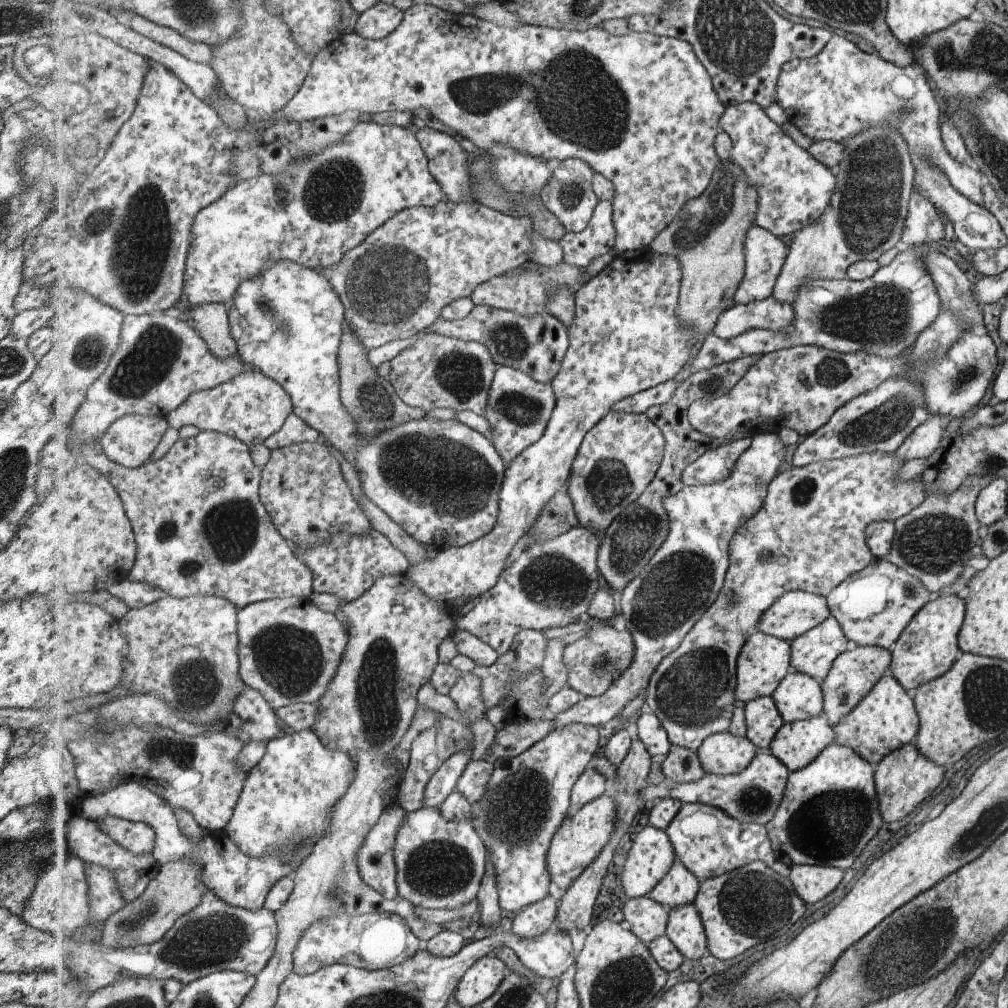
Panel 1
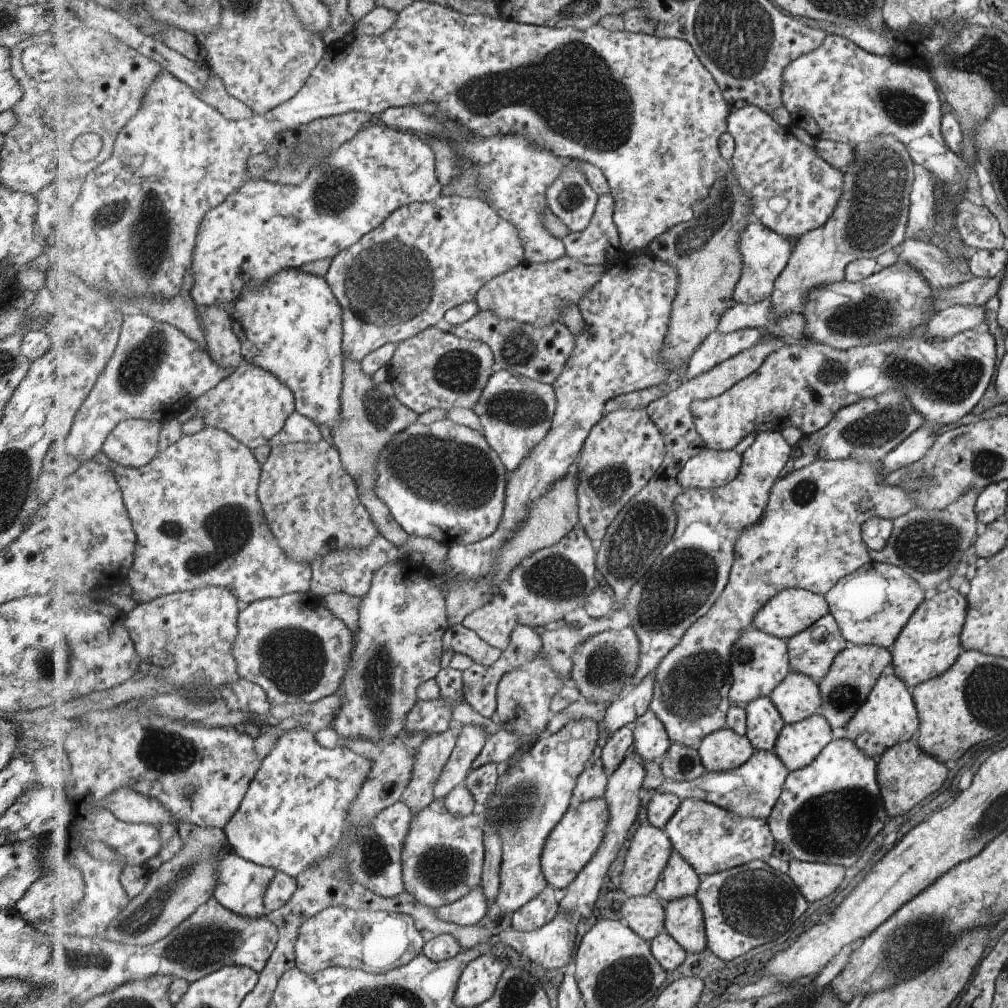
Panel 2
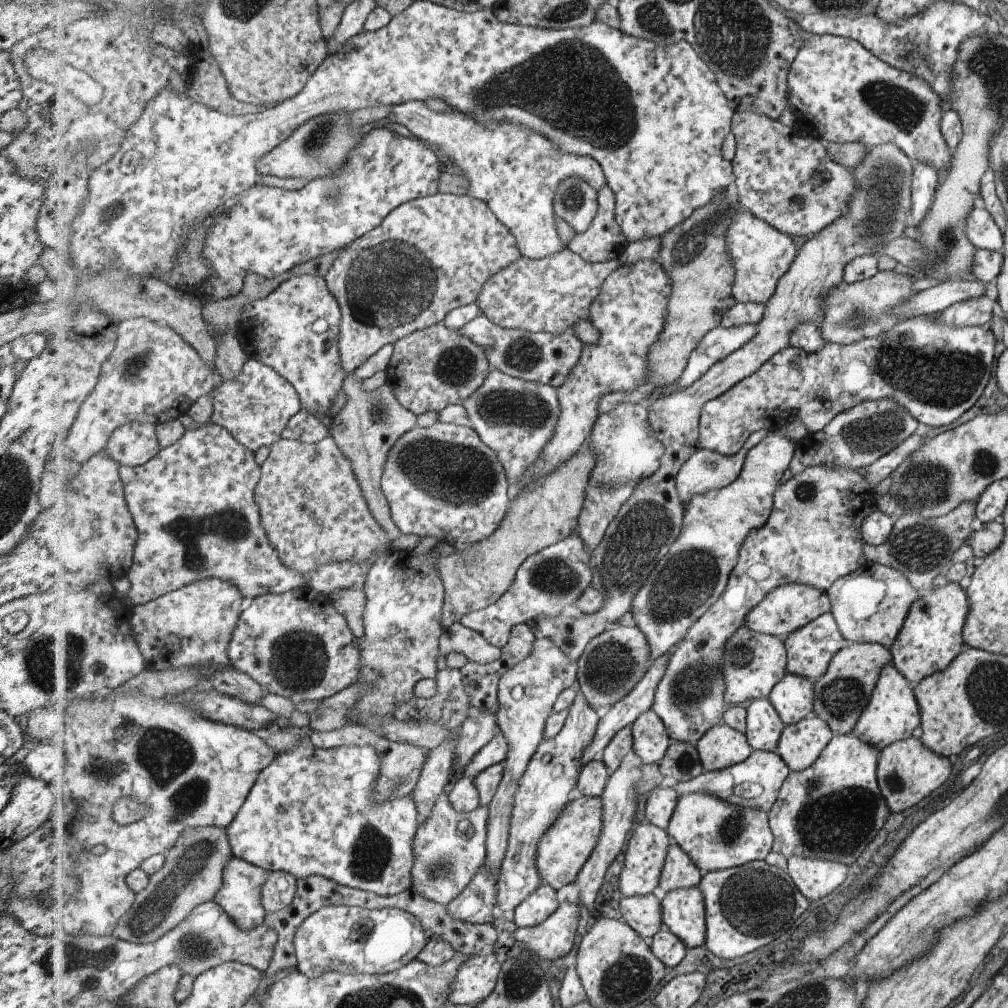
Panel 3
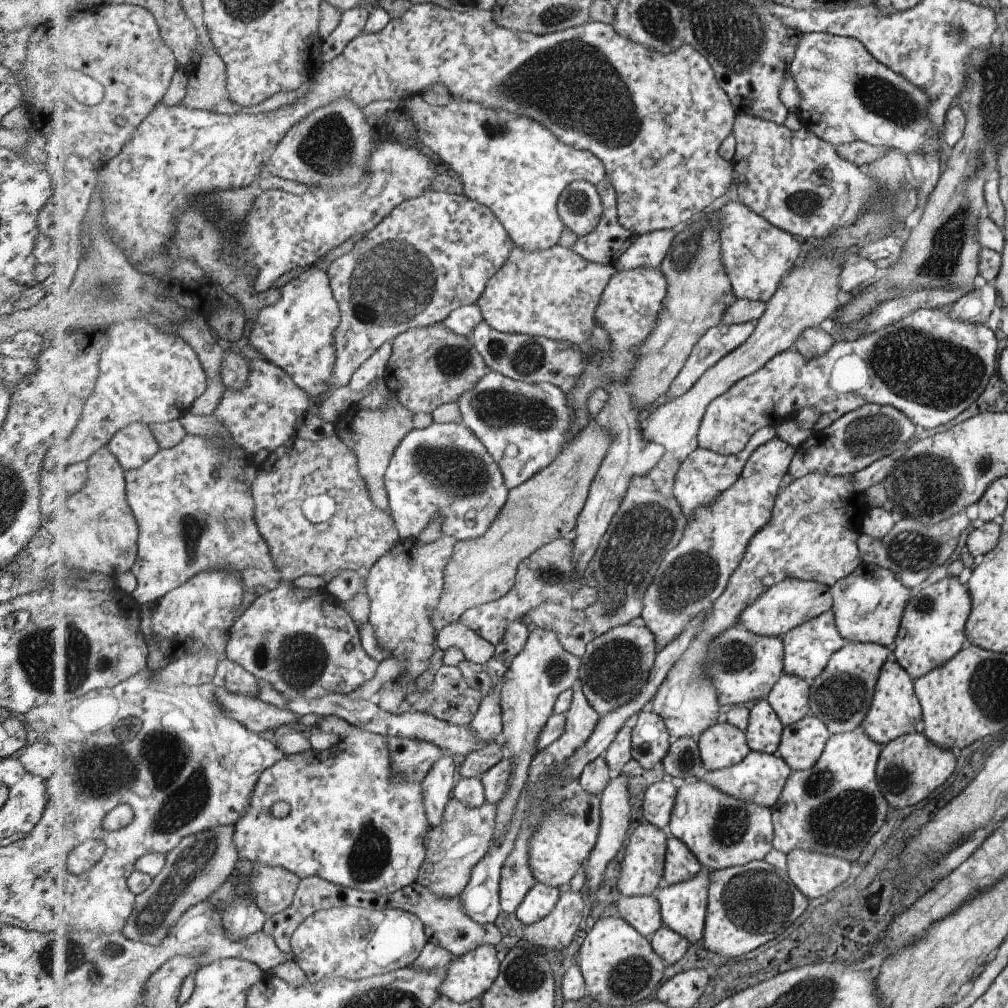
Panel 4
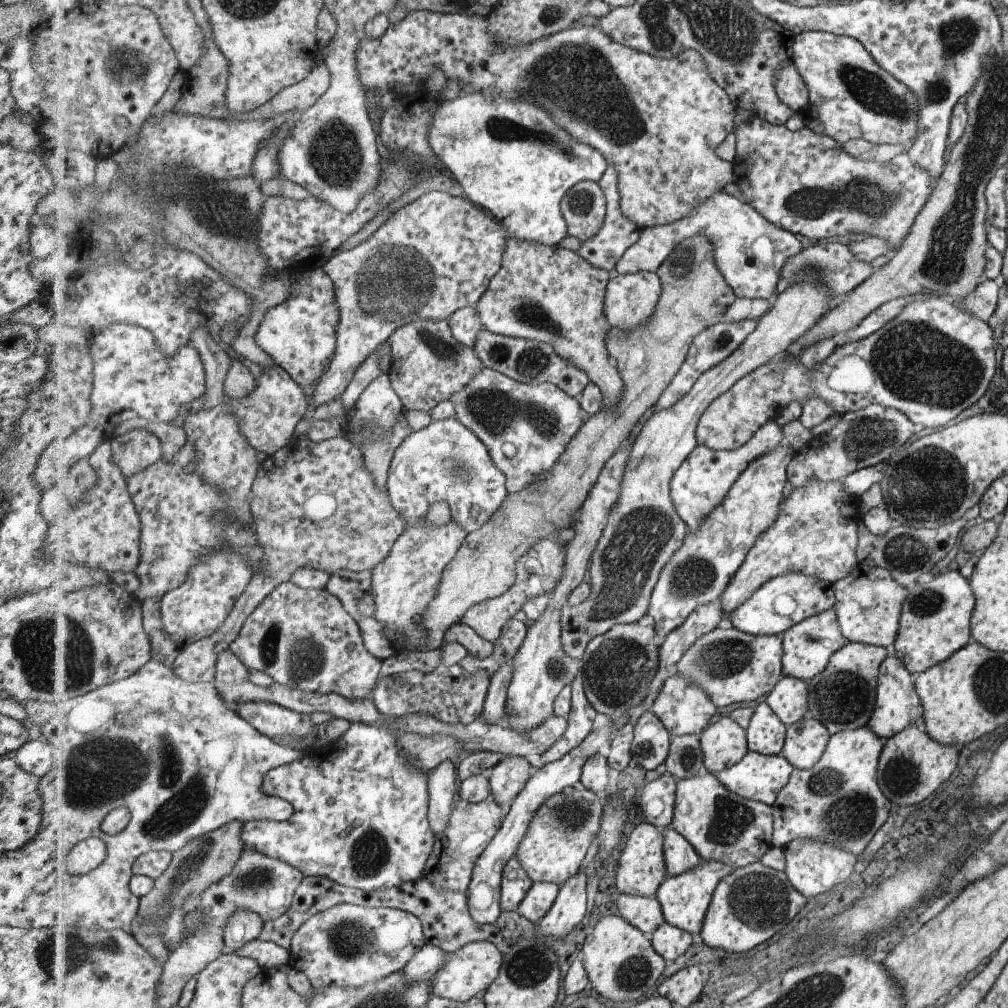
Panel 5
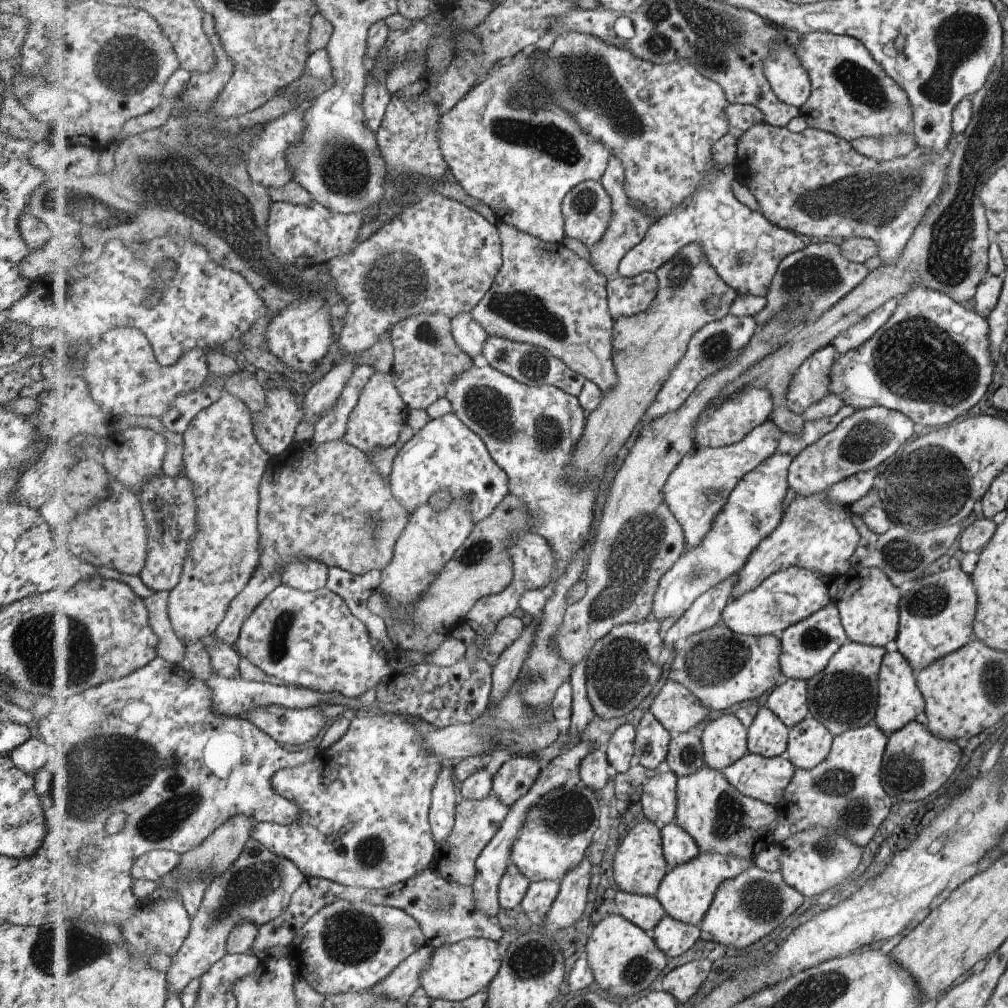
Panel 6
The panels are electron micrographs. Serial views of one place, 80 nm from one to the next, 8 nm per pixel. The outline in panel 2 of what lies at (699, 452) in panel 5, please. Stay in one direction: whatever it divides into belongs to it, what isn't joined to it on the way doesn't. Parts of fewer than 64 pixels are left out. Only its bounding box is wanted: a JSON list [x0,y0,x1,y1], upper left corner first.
[678,435,757,488]

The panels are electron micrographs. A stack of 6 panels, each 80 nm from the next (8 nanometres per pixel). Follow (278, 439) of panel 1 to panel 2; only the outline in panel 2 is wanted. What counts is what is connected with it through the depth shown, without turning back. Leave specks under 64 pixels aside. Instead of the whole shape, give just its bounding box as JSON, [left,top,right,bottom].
[269,412,323,448]

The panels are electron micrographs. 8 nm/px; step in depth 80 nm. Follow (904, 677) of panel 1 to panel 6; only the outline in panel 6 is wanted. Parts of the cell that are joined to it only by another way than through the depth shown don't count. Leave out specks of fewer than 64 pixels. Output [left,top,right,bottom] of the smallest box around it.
[896,566,977,671]

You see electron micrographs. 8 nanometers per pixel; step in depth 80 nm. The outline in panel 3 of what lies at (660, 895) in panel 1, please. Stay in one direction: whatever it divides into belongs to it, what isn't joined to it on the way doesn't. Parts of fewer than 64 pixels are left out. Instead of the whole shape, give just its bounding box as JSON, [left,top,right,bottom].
[659,841,704,894]

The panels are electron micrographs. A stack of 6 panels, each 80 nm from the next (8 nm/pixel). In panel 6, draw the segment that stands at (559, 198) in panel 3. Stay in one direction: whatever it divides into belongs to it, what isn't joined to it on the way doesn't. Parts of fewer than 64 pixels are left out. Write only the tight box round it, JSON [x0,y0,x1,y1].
[562,180,613,248]

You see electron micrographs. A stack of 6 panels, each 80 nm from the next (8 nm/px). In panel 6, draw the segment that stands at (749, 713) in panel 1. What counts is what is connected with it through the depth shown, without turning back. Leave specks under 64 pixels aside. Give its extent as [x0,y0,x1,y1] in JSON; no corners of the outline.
[748,705,790,758]

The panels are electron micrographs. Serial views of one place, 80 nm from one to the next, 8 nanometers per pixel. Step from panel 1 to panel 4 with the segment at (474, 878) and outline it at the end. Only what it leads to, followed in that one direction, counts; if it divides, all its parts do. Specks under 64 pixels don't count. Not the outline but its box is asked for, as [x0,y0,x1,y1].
[416,799,497,898]

